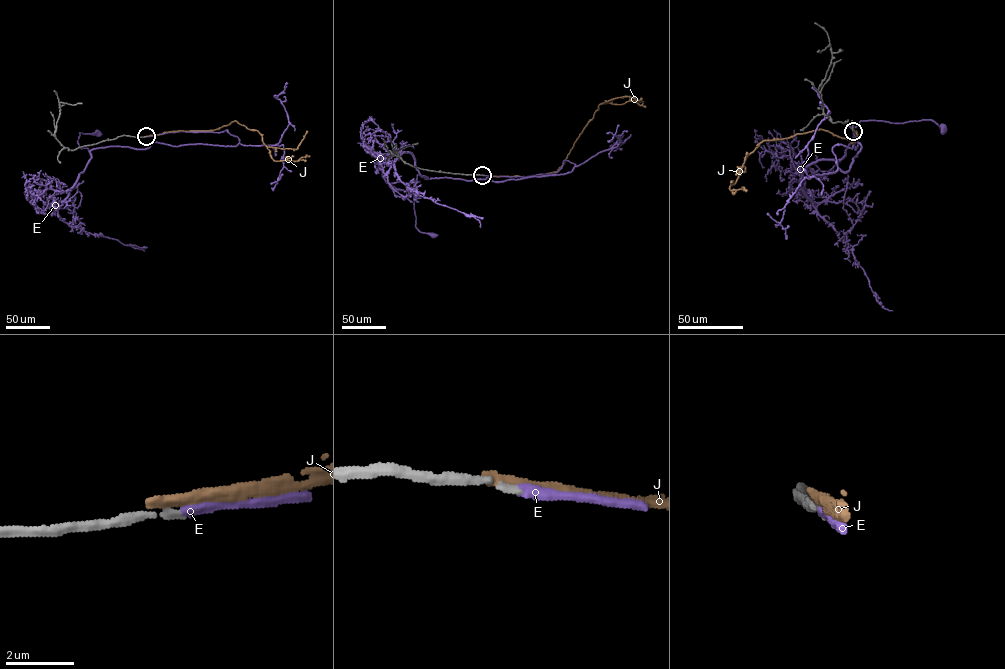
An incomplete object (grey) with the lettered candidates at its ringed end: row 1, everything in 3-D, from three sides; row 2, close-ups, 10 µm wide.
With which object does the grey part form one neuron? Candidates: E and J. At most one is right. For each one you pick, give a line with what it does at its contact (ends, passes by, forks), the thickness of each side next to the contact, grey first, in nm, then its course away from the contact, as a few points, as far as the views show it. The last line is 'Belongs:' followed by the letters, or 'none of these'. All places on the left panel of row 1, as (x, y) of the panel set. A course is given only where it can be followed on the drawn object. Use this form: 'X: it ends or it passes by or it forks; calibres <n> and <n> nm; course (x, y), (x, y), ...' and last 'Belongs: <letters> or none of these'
E: it ends; calibres 150 and 280 nm; course (146, 136), (226, 130), (239, 143), (173, 146), (155, 142), (143, 149), (81, 148), (79, 132), (97, 132)
Belongs: E

